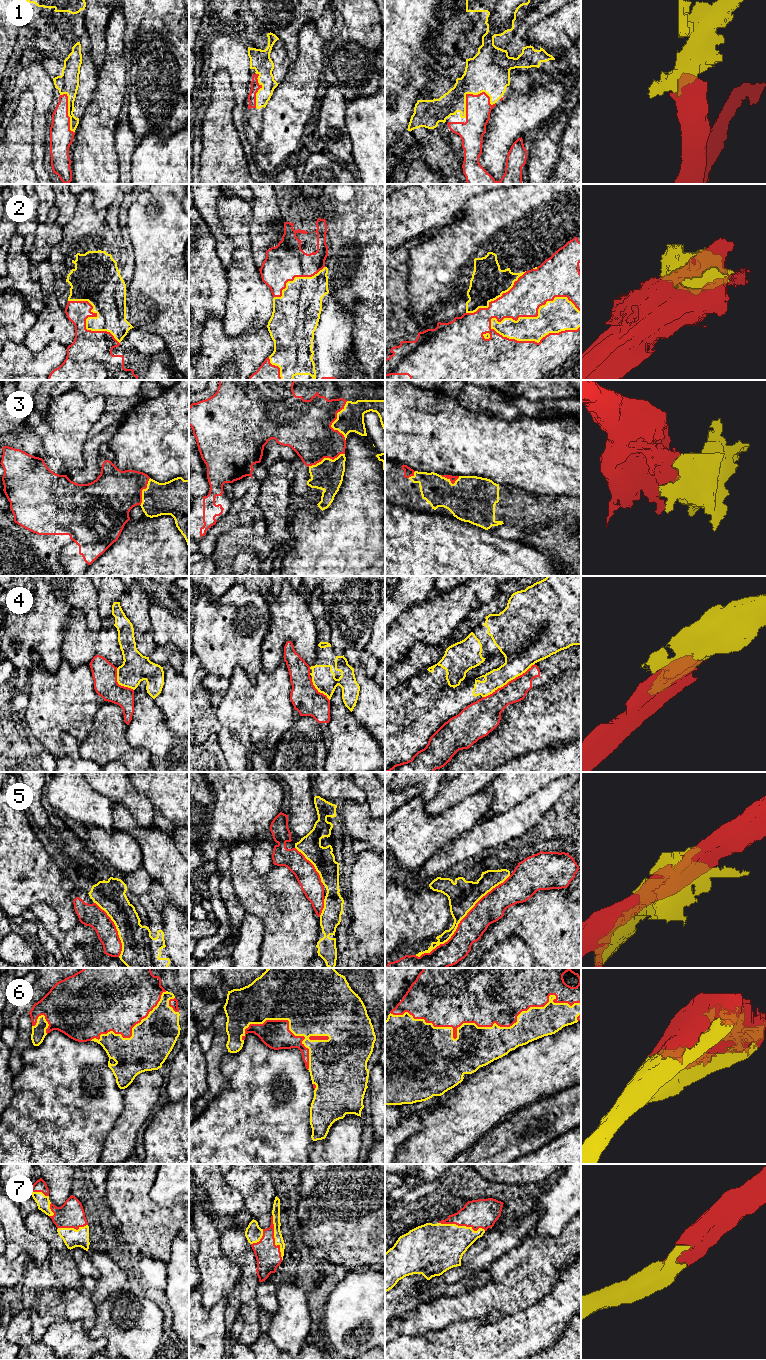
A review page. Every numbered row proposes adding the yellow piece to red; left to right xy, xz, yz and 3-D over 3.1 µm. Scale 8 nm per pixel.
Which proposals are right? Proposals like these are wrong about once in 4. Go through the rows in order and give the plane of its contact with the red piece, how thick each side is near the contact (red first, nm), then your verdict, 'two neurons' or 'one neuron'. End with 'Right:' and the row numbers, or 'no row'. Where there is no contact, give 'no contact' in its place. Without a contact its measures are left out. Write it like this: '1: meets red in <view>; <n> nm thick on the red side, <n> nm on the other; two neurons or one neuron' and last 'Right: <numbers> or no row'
1: meets red in yz; 200 nm thick on the red side, 300 nm on the other; one neuron
2: meets red in yz; 300 nm thick on the red side, 260 nm on the other; one neuron
3: meets red in xz; 420 nm thick on the red side, 200 nm on the other; one neuron
4: meets red in yz; 190 nm thick on the red side, 260 nm on the other; two neurons
5: meets red in yz; 220 nm thick on the red side, 240 nm on the other; two neurons
6: meets red in yz; 480 nm thick on the red side, 320 nm on the other; one neuron
7: meets red in xz; 200 nm thick on the red side, 70 nm on the other; one neuron
Right: 1, 2, 3, 6, 7

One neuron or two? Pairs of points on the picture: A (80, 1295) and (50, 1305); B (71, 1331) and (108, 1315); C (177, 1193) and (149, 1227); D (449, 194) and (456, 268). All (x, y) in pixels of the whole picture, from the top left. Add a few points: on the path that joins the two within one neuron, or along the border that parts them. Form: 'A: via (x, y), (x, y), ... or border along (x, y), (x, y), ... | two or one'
A: border along (66, 1289), (65, 1318) | two
B: border along (87, 1332), (92, 1338) | two
C: border along (148, 1192), (148, 1195), (161, 1205), (178, 1204) | two
D: border along (464, 214), (432, 231) | two

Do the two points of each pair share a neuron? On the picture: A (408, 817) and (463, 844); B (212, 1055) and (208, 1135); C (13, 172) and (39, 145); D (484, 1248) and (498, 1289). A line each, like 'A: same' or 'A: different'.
A: different
B: different
C: different
D: different

